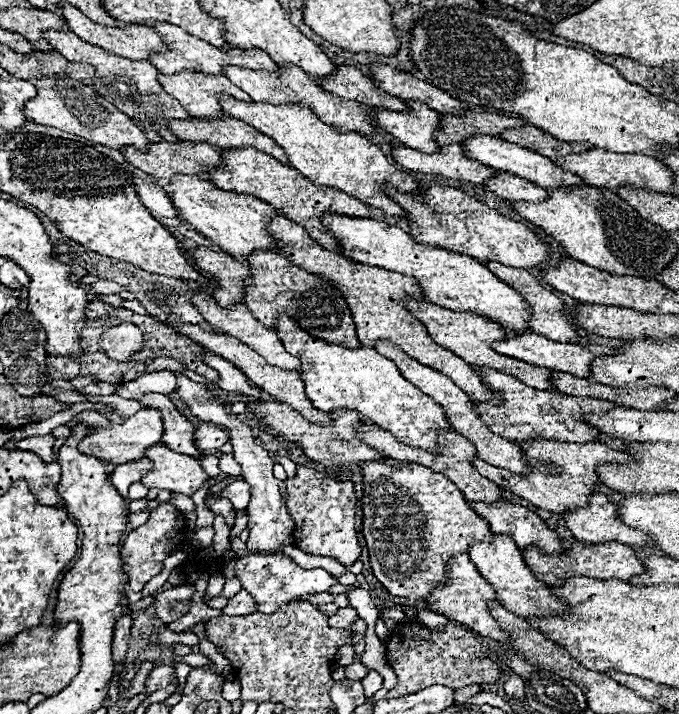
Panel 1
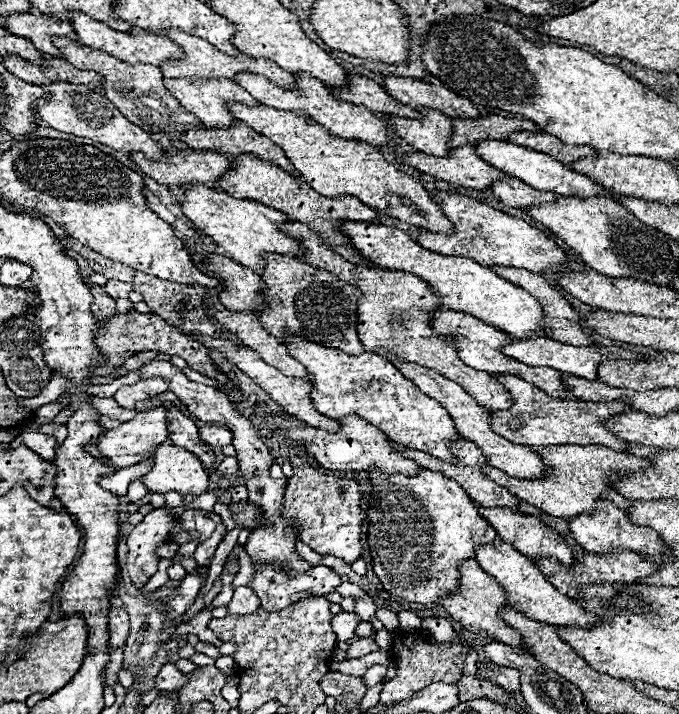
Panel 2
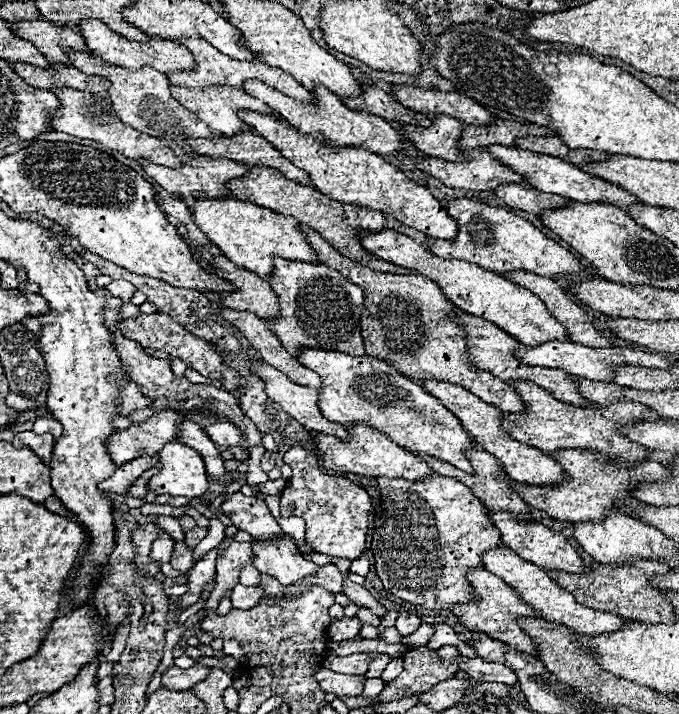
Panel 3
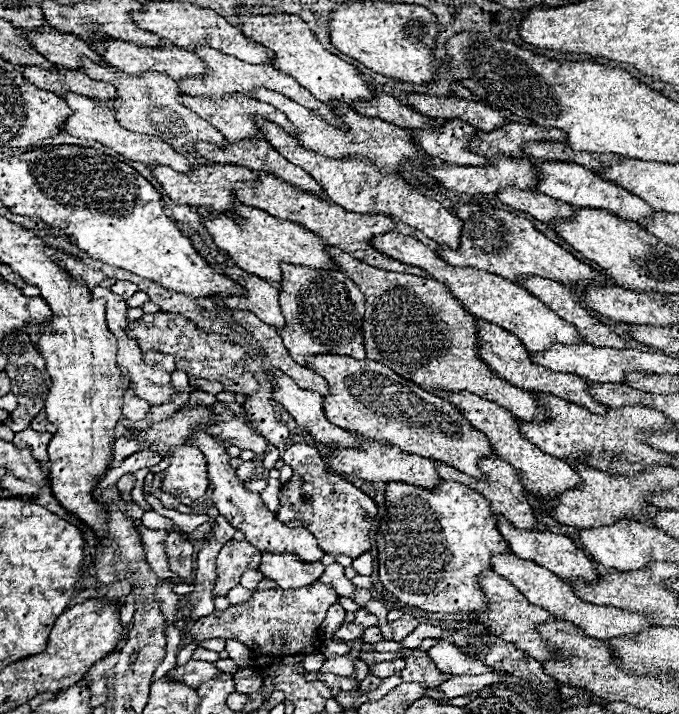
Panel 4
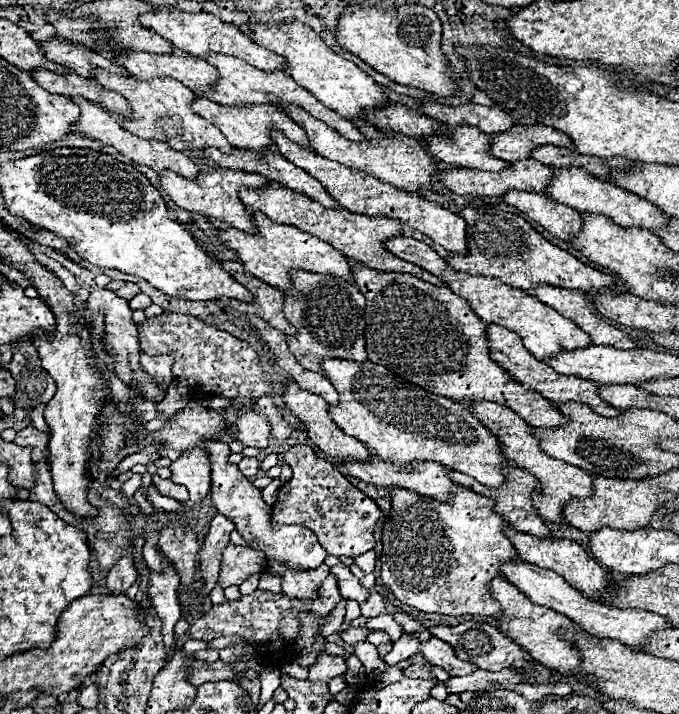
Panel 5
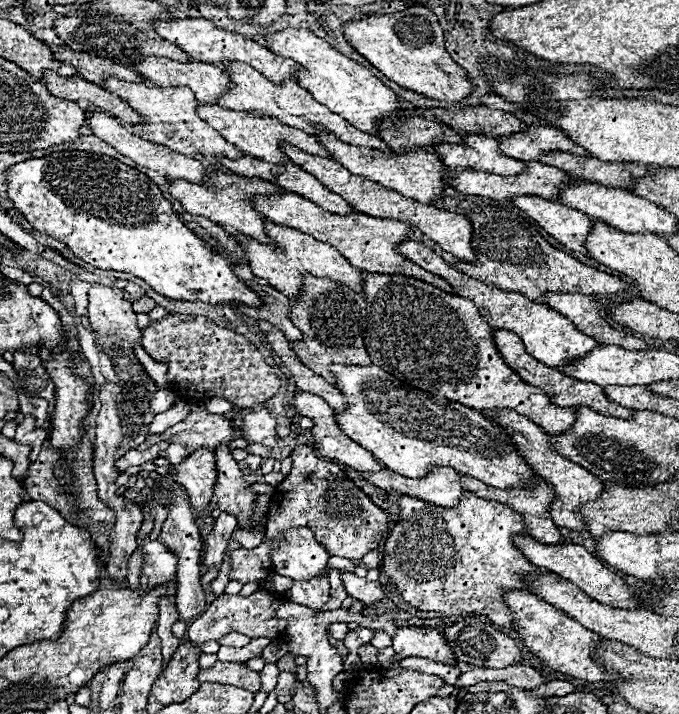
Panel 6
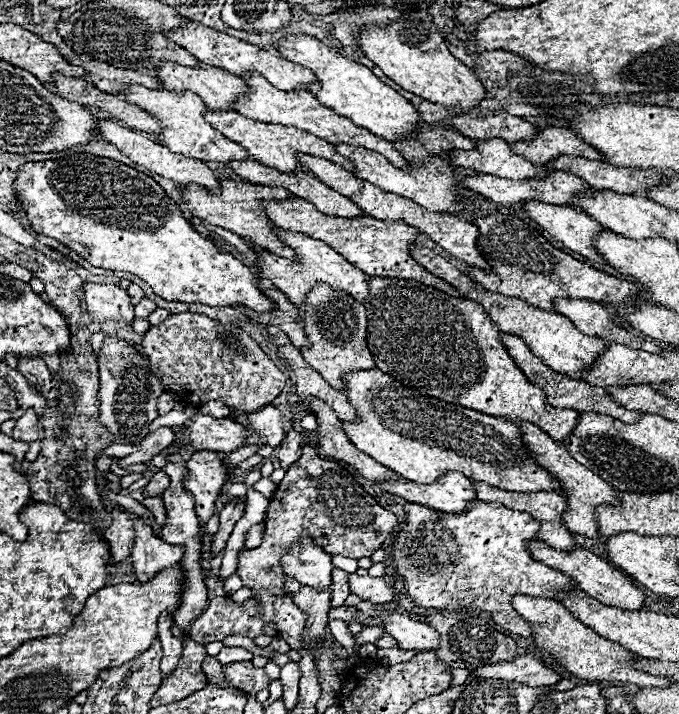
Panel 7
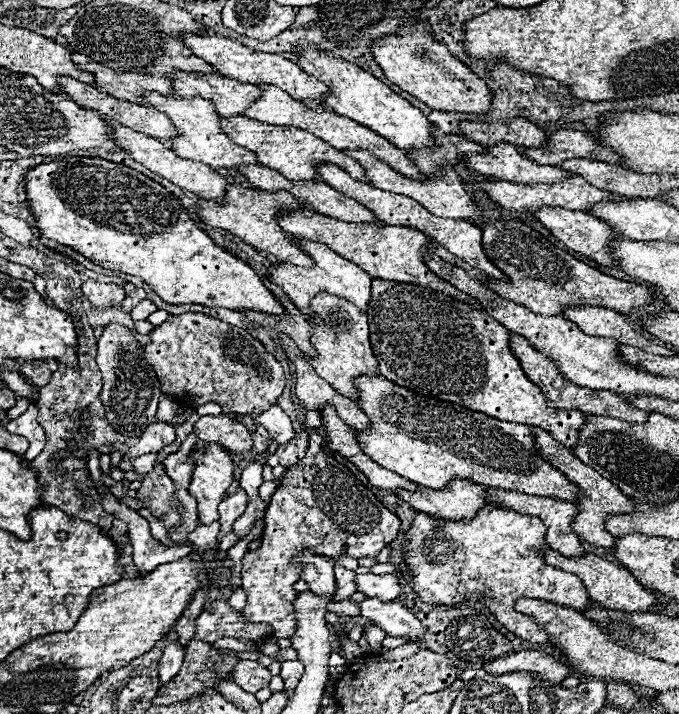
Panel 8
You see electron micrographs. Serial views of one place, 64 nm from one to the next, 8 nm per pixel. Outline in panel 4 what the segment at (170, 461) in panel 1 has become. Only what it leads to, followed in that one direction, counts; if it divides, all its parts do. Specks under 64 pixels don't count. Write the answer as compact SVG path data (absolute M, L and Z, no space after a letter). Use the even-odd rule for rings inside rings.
M176 446L166 458L170 458L170 466L164 470L160 490L168 494L182 492L198 500L210 486L204 454L196 446Z

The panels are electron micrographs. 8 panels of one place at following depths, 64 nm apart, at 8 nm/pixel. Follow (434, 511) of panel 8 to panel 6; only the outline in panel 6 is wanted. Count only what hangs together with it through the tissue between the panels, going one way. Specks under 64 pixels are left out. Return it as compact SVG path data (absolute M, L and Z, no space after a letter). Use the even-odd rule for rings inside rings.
M386 466L376 474L364 474L364 472L360 474L364 480L368 480L378 488L408 494L432 502L436 506L448 506L448 508L456 506L460 502L460 494L464 492L460 484L460 474L448 466L432 468L424 478L404 478L402 474L396 474Z

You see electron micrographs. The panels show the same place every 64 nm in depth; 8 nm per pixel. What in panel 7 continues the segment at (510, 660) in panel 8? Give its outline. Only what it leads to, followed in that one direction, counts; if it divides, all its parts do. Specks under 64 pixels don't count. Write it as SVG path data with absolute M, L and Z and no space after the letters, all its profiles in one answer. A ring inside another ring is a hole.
M524 654L512 662L502 664L488 664L478 666L472 670L474 678L498 678L498 680L510 680L510 682L524 682L526 686L552 686L560 680L558 672L548 668L544 662L540 662L534 654Z

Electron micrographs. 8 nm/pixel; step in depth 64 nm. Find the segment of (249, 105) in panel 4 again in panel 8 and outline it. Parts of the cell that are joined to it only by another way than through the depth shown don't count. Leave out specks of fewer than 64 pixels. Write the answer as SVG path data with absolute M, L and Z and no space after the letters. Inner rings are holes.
M246 116L220 118L220 128L224 130L224 134L228 134L228 138L232 138L232 142L256 154L260 164L278 170L288 180L316 180L318 174L314 162L330 162L346 170L352 178L360 182L368 182L362 166L356 160L344 156L340 150L332 150L332 146L320 142L320 138L312 138L312 134L304 134L304 130L292 130L292 126L264 126L264 122L256 122Z

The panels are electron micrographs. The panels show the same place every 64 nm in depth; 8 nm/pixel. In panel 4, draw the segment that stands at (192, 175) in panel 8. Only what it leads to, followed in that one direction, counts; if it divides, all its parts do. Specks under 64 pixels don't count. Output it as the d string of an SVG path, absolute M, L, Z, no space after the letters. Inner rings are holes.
M60 94L68 106L72 106L72 118L68 118L68 122L64 122L64 132L68 132L70 136L76 138L84 138L84 140L96 140L102 142L104 146L116 150L118 154L122 154L128 160L134 162L144 162L144 164L158 164L158 166L168 166L176 172L188 174L190 172L190 164L188 160L178 154L176 150L172 150L170 144L166 144L164 140L156 138L156 136L144 136L138 132L130 132L126 128L122 128L116 118L114 118L114 108L112 108L112 100L98 100L98 98L84 98L80 94Z

